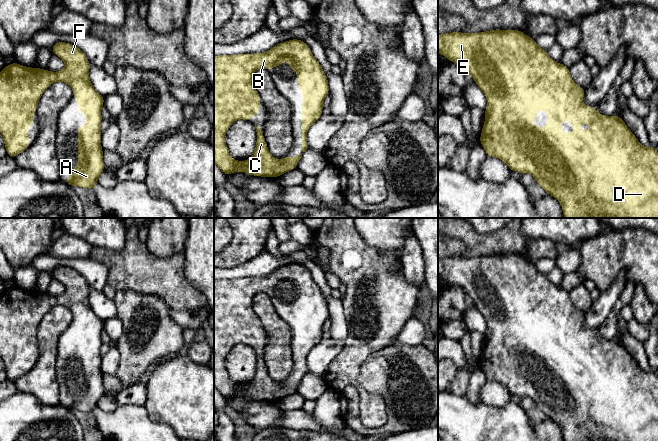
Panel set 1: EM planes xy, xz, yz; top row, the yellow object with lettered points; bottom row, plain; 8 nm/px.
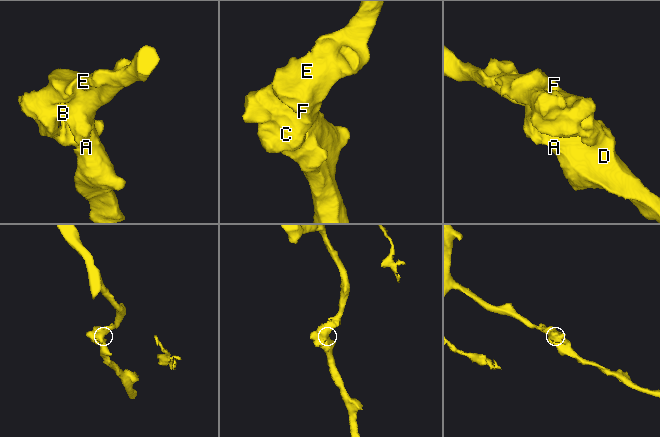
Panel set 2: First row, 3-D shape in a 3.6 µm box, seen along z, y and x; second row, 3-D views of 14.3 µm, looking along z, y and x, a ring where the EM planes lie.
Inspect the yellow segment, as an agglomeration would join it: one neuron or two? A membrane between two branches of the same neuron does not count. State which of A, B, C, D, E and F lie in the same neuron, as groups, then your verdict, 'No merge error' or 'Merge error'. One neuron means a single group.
Groups: A B C D E F. No merge error

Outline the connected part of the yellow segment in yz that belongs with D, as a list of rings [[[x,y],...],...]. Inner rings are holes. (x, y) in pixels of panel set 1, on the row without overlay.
[[[495,253],[468,258],[451,256],[438,259],[438,277],[445,280],[453,287],[462,287],[486,320],[487,331],[485,334],[485,346],[480,359],[480,367],[486,375],[487,380],[502,384],[508,389],[511,395],[530,397],[547,418],[555,421],[560,426],[564,441],[658,441],[658,376],[655,370],[644,371],[621,341],[617,339],[601,339],[594,330],[584,329],[582,327],[585,318],[584,312],[573,305],[569,292],[562,287],[557,287],[551,283],[548,276],[541,273],[533,262],[525,259],[520,254],[515,253]],[[543,332],[547,336],[548,350],[535,351],[533,346],[536,343],[536,338]],[[563,344],[567,344],[573,349],[573,357],[562,356]],[[581,347],[590,348],[591,352],[587,355],[582,355],[580,352]]]

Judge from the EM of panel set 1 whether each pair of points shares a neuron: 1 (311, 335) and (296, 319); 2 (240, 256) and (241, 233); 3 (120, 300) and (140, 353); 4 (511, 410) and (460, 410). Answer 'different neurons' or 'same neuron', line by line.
1: same neuron
2: same neuron
3: same neuron
4: same neuron

